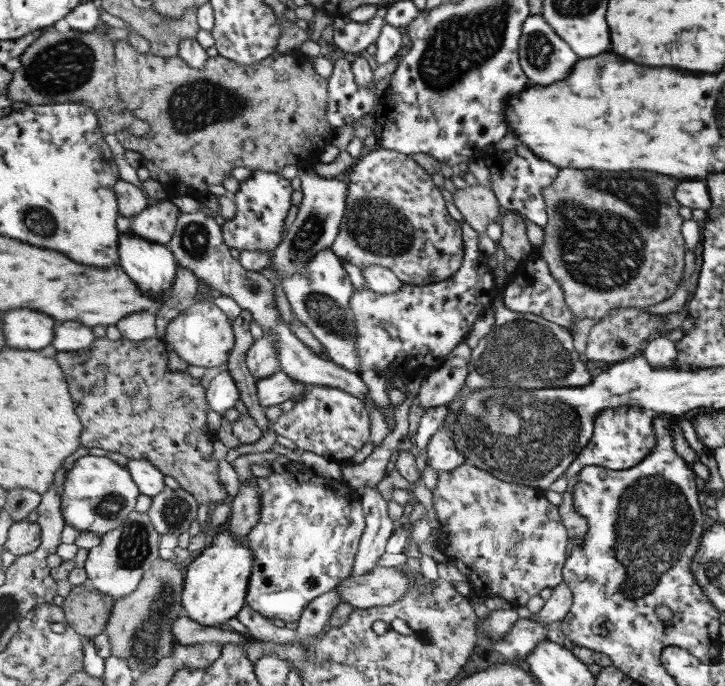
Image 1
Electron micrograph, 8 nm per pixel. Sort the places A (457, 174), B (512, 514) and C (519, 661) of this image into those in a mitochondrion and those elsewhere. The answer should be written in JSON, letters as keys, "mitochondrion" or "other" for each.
{"A":"other","B":"other","C":"other"}

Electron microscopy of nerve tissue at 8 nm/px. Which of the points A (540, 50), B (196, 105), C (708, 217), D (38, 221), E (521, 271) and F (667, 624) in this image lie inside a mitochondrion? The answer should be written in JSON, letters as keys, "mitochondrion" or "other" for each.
{"A":"mitochondrion","B":"mitochondrion","C":"other","D":"mitochondrion","E":"other","F":"other"}

